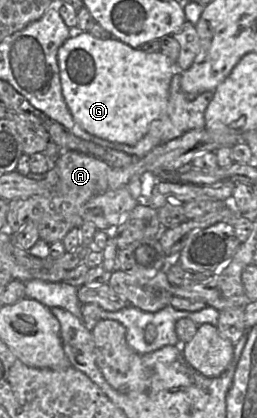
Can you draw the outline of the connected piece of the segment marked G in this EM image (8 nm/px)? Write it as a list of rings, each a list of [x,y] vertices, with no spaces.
[[[82,32],[74,38],[68,38],[59,48],[58,65],[67,107],[74,120],[91,135],[134,146],[148,133],[151,123],[167,111],[176,65],[162,52],[147,53],[113,37],[97,38],[89,32]]]

